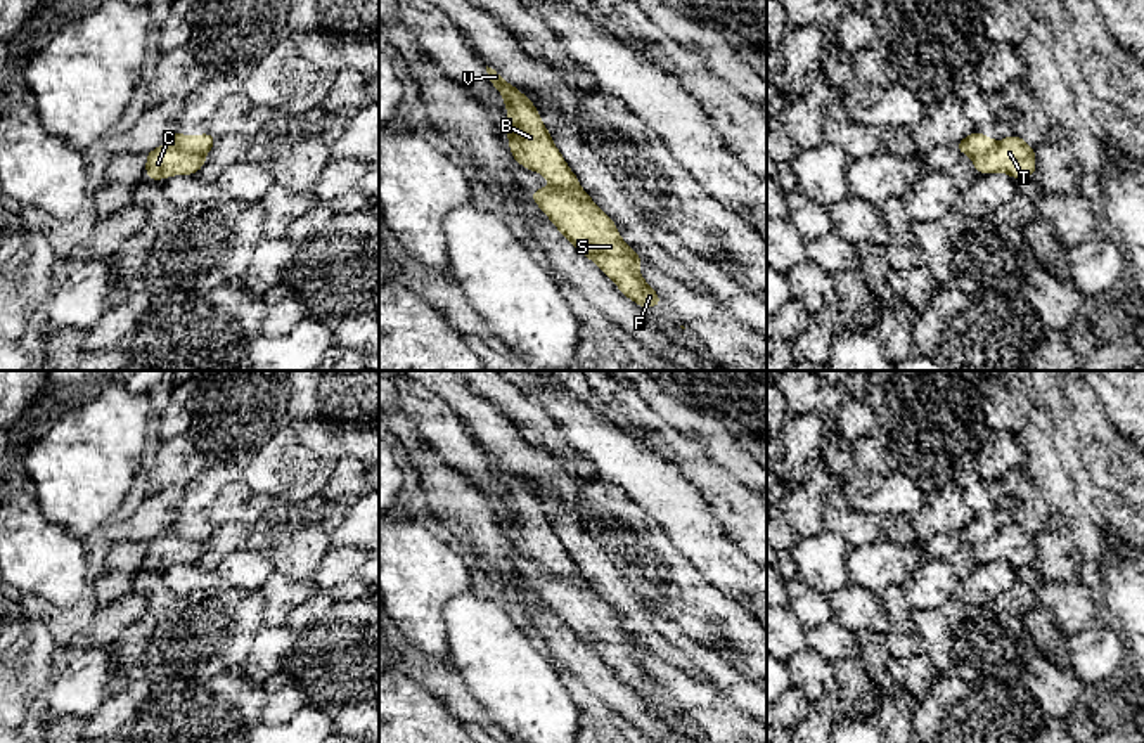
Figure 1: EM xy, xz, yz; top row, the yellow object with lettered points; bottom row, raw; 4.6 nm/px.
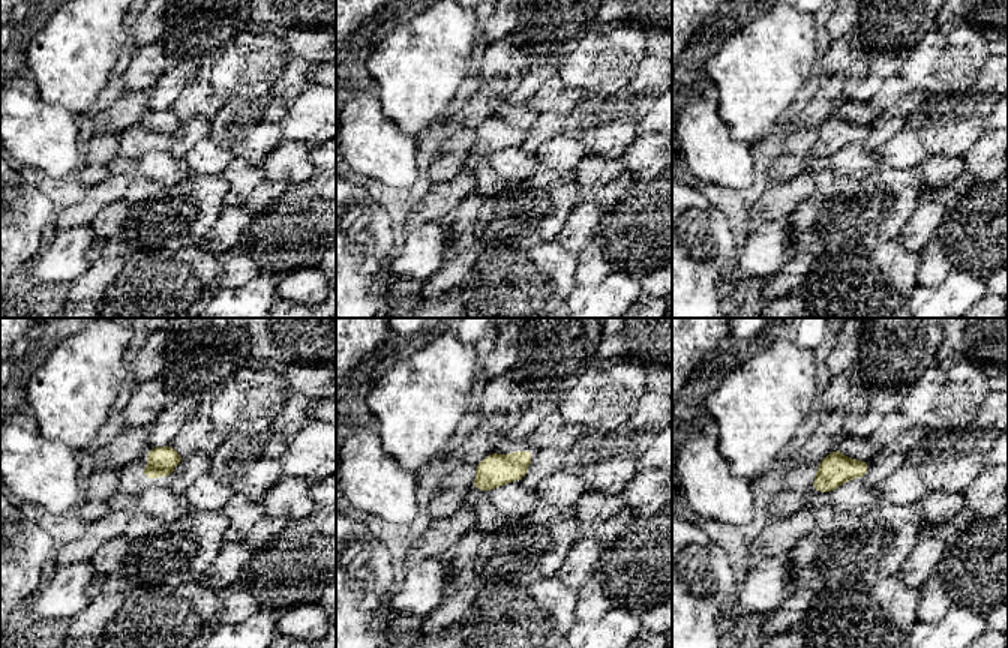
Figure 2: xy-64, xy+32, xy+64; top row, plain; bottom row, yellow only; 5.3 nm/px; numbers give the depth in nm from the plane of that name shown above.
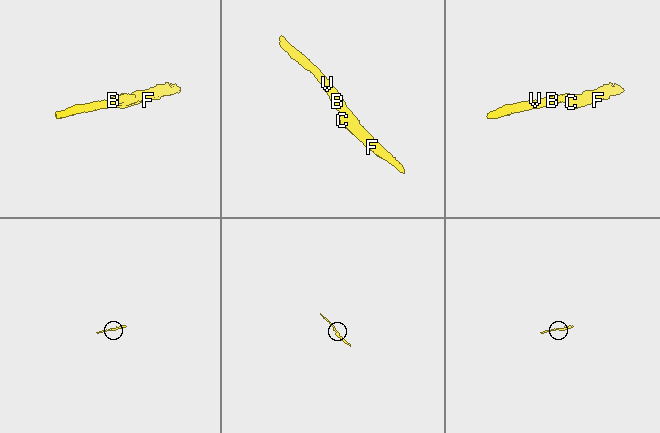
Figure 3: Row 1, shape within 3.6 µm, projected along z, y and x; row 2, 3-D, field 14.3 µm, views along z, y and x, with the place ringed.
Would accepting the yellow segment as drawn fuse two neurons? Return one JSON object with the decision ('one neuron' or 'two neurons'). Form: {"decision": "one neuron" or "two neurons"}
{"decision": "two neurons"}

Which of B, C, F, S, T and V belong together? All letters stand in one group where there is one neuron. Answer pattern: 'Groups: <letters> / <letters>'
Groups: B V / C F S T

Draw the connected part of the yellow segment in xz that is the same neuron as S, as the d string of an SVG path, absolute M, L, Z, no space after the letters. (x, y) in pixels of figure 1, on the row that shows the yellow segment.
M550 187L531 191L530 196L557 230L616 282L621 294L640 308L663 305L639 274L646 260L621 239L616 223L594 201L569 197L561 189Z

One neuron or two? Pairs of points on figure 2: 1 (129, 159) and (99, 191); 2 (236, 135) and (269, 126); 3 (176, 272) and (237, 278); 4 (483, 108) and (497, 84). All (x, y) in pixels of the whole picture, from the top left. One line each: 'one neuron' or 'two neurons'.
1: two neurons
2: one neuron
3: two neurons
4: one neuron

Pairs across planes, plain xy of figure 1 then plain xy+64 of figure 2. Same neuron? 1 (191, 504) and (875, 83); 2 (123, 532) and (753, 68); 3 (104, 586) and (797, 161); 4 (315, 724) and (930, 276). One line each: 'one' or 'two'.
1: one
2: two
3: one
4: two

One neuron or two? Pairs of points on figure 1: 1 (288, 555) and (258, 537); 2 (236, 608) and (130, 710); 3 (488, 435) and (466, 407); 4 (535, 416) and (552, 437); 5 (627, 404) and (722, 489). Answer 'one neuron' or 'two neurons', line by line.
1: one neuron
2: one neuron
3: one neuron
4: one neuron
5: one neuron

